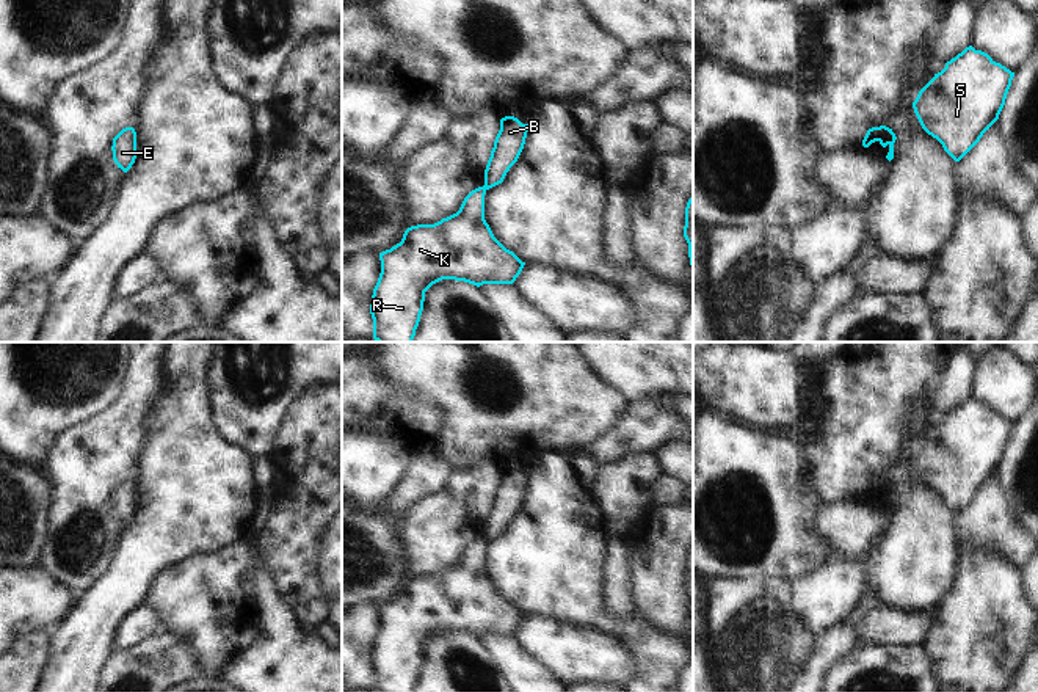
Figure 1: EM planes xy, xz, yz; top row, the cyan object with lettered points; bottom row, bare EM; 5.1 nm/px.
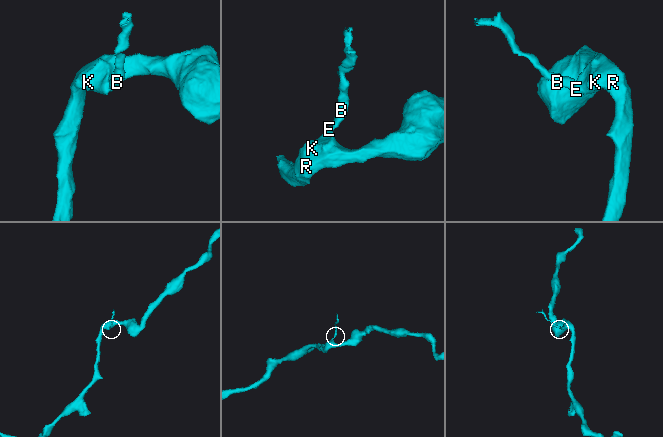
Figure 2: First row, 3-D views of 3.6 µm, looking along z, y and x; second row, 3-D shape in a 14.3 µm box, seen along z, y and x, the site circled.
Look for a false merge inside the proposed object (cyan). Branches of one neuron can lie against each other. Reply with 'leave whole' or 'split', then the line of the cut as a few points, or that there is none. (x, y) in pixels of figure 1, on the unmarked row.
split | yz (892, 484), (888, 495)

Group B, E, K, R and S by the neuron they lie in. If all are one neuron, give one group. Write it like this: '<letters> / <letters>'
B / E K R S

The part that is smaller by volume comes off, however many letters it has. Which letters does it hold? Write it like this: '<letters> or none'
B

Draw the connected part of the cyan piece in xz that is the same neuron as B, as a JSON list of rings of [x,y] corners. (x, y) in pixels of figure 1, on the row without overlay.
[[[514,468],[500,471],[500,482],[495,488],[491,508],[485,521],[485,540],[489,541],[503,534],[510,519],[517,513],[528,483],[528,475],[522,475]]]

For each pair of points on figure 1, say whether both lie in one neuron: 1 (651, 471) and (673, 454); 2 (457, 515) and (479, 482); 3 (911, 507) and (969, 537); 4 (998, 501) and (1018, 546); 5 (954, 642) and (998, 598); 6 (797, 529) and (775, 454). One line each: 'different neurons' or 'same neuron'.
1: different neurons
2: same neuron
3: different neurons
4: same neuron
5: same neuron
6: same neuron

